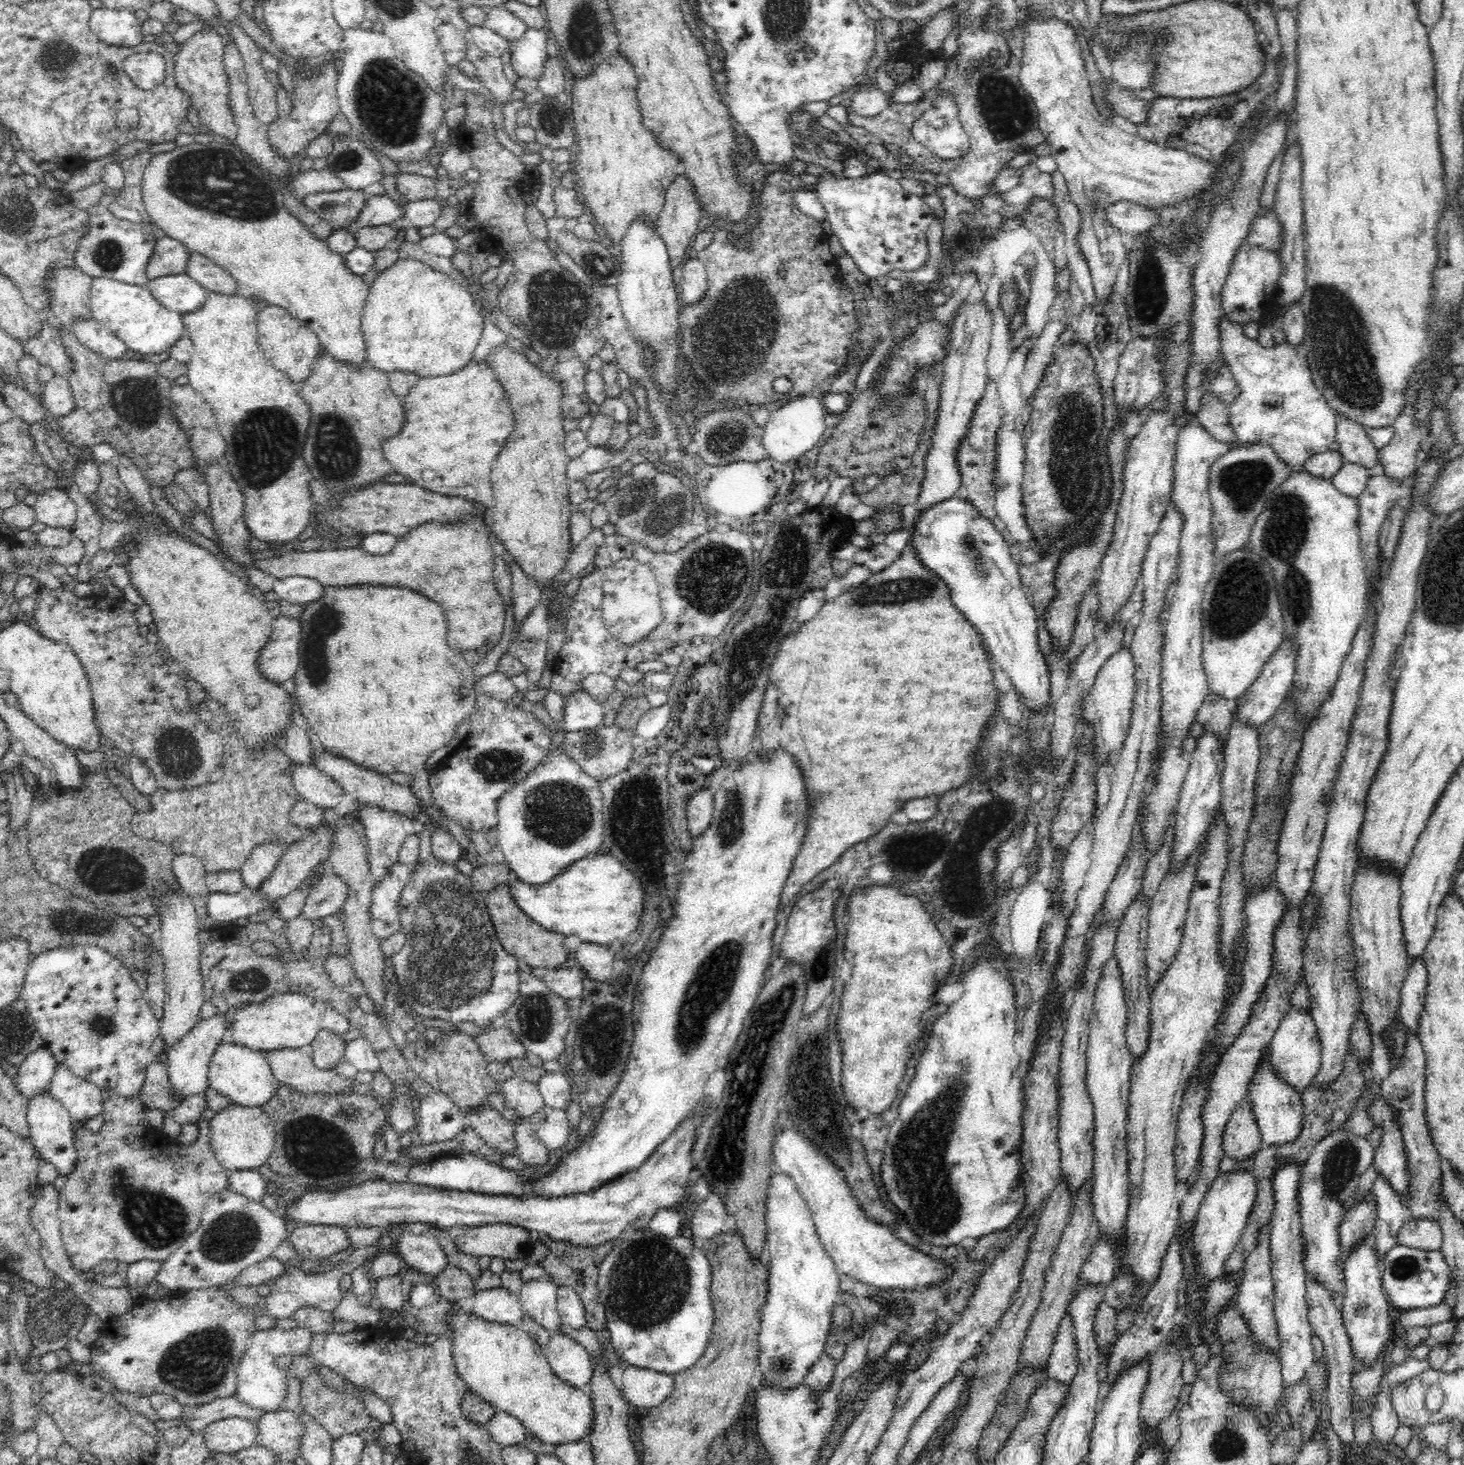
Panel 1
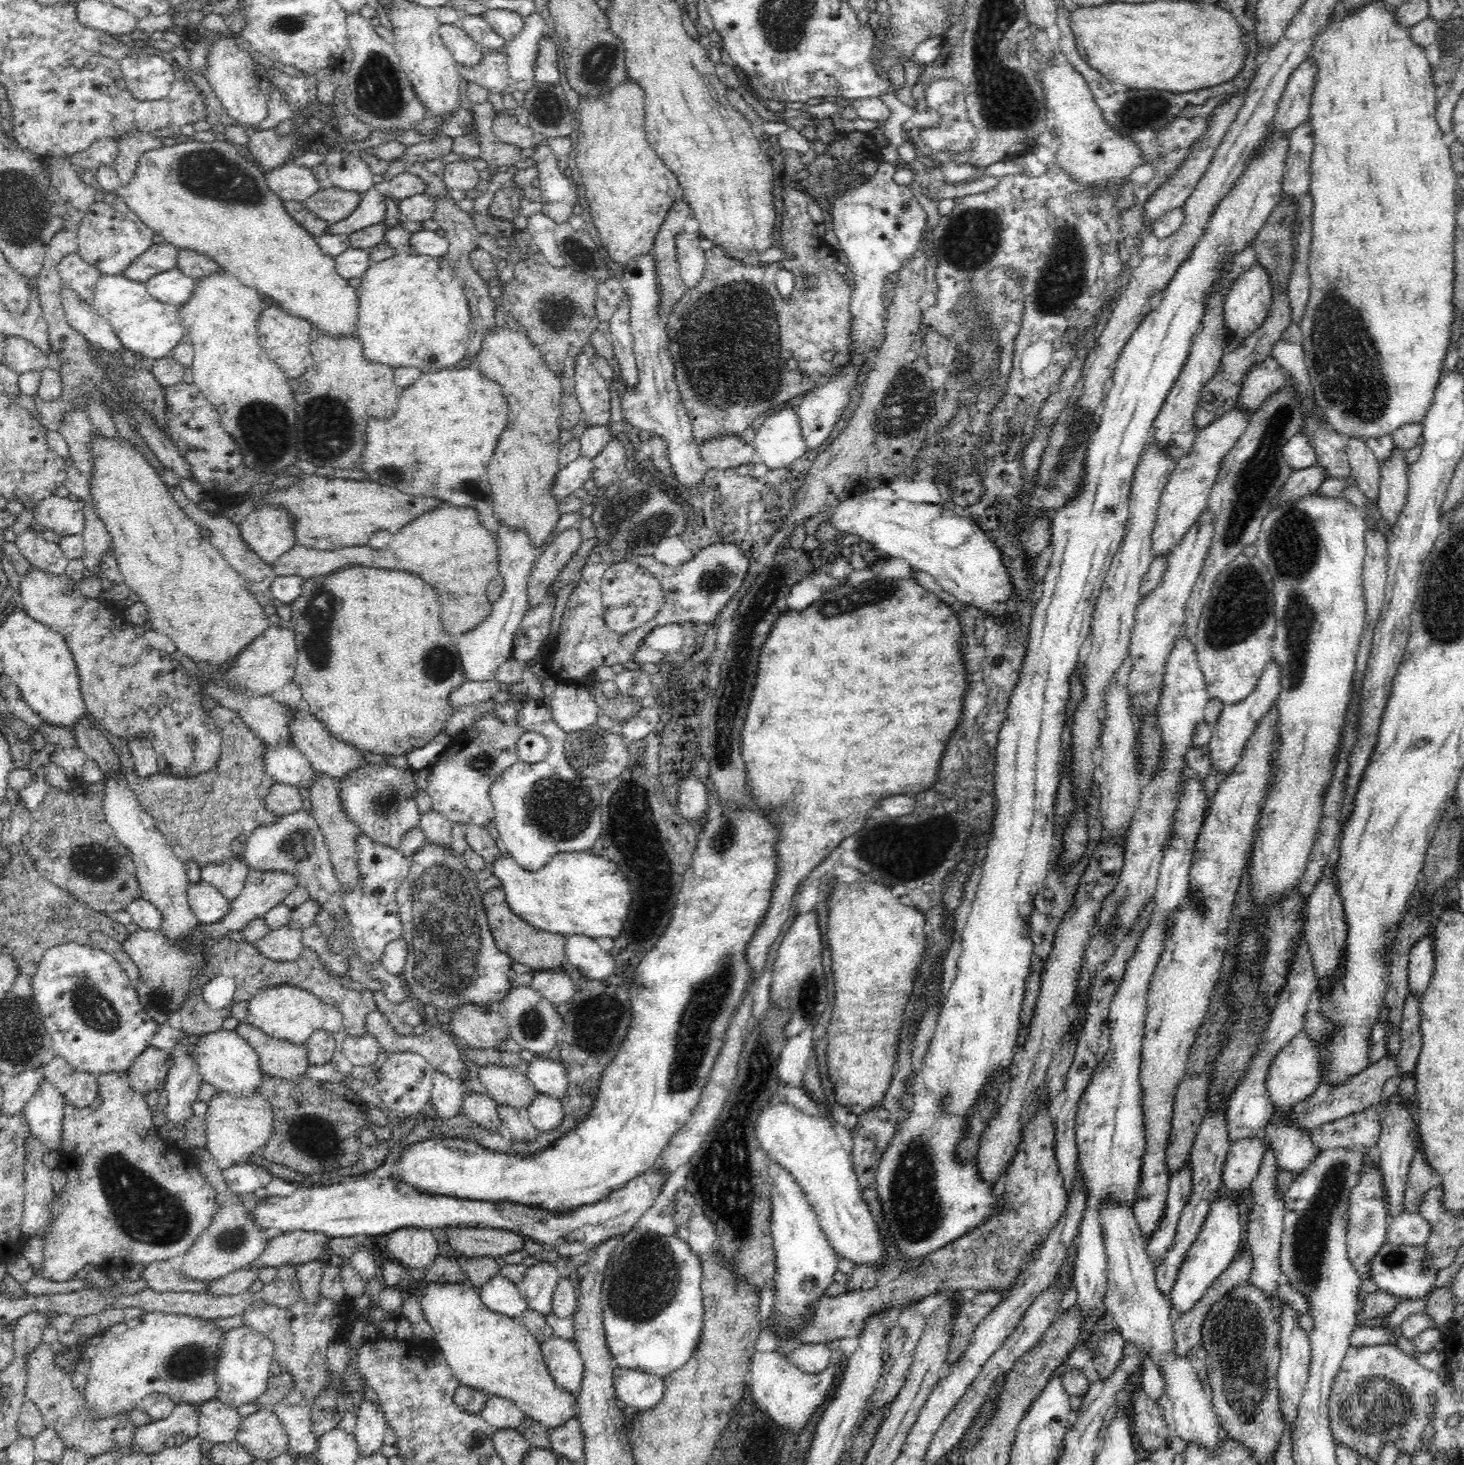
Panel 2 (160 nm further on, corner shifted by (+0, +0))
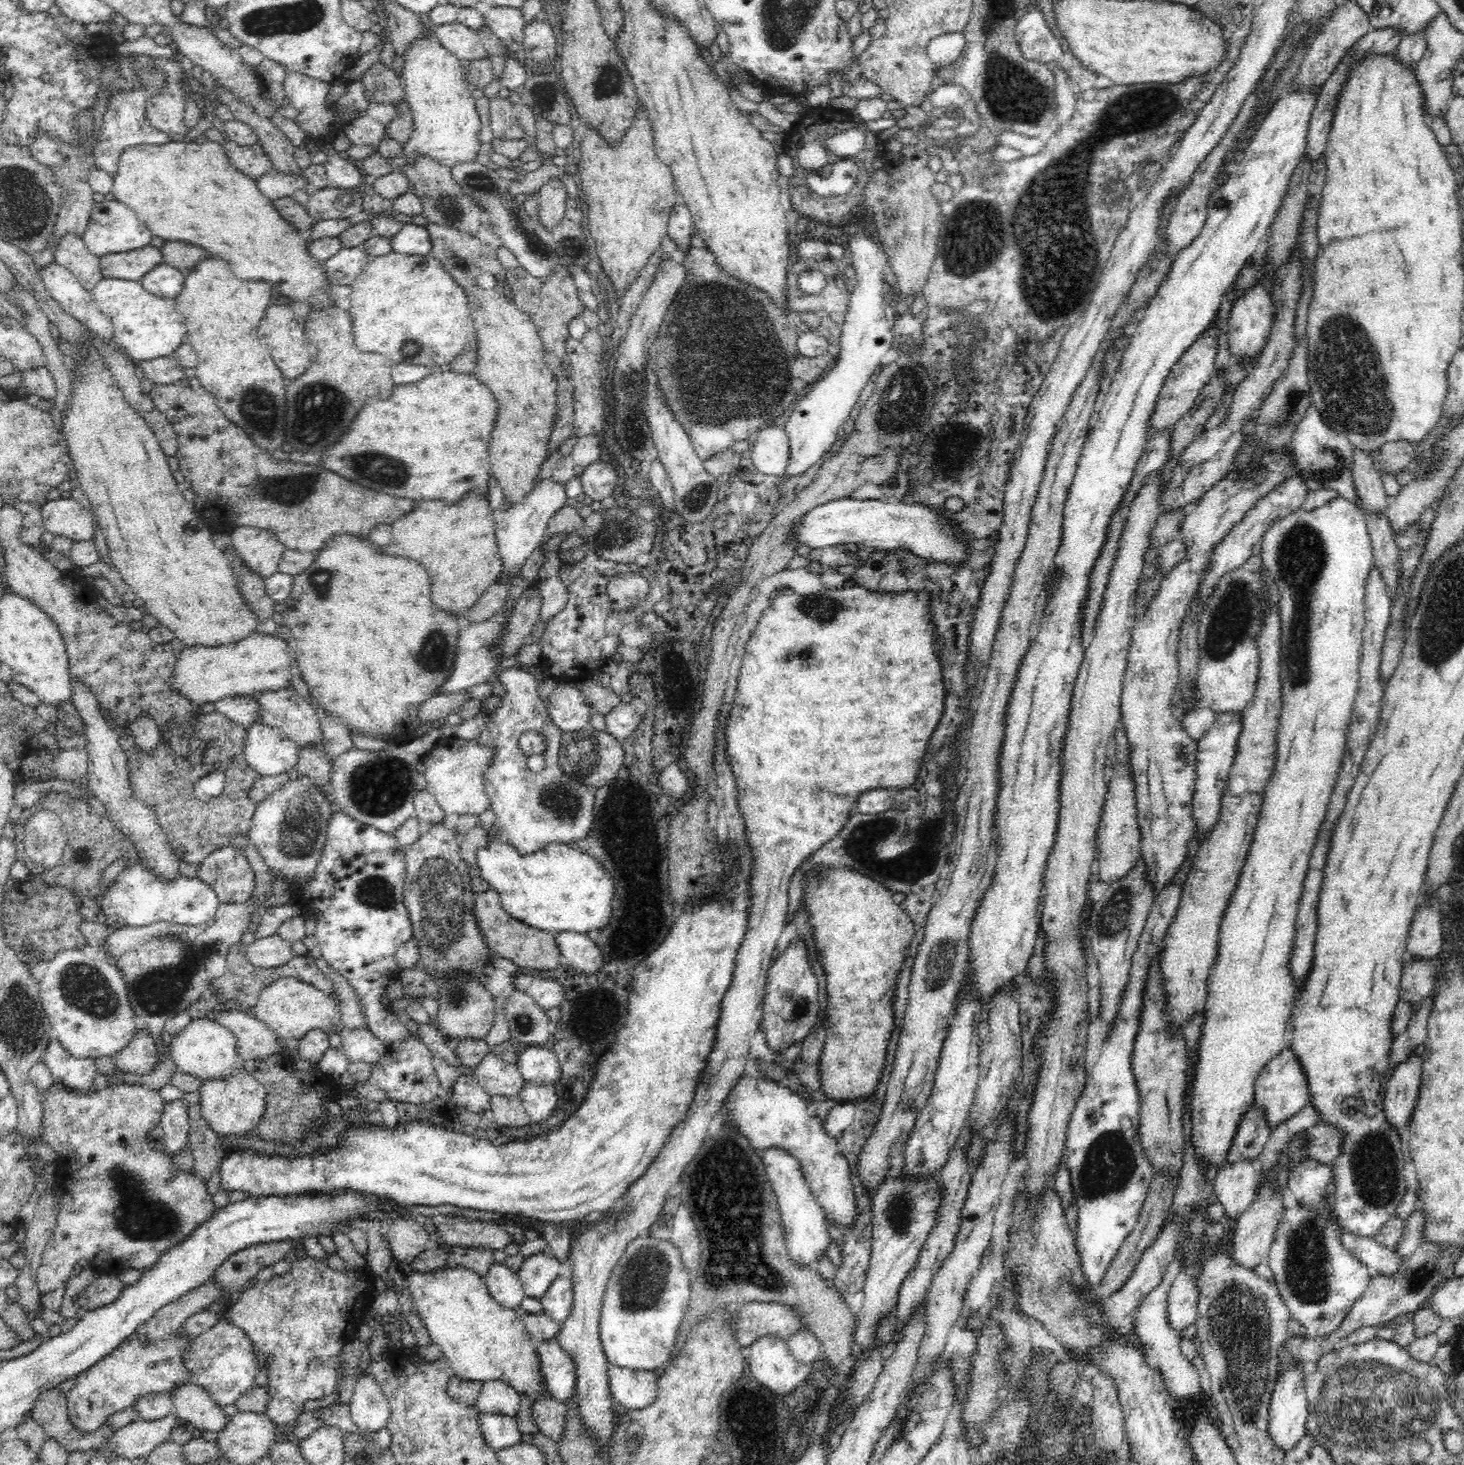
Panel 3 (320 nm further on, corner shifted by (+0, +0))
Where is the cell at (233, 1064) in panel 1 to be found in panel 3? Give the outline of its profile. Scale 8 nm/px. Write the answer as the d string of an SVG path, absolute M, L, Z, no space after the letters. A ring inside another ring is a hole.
M202 1016L189 1022L171 1038L170 1056L178 1071L200 1079L221 1079L233 1075L238 1063L236 1037L231 1030Z

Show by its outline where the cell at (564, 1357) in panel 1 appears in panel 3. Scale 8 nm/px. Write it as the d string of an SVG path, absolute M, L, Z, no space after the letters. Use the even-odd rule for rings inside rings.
M555 1338L545 1341L537 1352L545 1389L556 1400L565 1402L576 1391L574 1385L576 1365Z

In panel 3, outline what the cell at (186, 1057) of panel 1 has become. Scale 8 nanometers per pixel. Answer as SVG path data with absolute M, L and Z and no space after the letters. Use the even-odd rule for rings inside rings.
M175 1099L164 1104L159 1124L164 1131L162 1138L163 1153L172 1157L189 1144L189 1103L185 1100Z

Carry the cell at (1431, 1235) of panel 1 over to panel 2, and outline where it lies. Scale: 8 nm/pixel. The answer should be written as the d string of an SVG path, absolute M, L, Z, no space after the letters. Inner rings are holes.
M1419 1212L1404 1213L1388 1222L1386 1241L1394 1245L1423 1247L1428 1244L1432 1227Z

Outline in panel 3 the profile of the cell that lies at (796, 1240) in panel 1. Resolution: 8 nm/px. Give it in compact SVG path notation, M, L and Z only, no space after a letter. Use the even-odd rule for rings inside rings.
M780 1147L763 1150L761 1159L764 1161L767 1177L776 1193L781 1222L785 1231L786 1252L796 1265L815 1267L819 1258L826 1255L830 1245L830 1234L825 1211L818 1205L812 1191L804 1179L800 1169L800 1161L786 1153Z

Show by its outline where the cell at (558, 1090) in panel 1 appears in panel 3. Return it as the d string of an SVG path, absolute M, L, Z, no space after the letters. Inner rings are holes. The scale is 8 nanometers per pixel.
M549 1045L525 1046L518 1055L517 1065L527 1081L551 1085L560 1078L560 1062Z

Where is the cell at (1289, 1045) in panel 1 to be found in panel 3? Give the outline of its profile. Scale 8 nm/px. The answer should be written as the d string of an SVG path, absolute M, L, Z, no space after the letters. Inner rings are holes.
M1288 1046L1280 1050L1261 1070L1255 1084L1255 1105L1263 1110L1270 1129L1286 1122L1309 1104L1309 1088L1302 1065Z

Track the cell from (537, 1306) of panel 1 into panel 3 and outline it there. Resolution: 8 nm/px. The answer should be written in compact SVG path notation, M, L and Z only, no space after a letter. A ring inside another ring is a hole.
M543 1252L528 1256L520 1265L517 1276L521 1278L525 1294L530 1296L536 1304L556 1280L558 1266L560 1261Z

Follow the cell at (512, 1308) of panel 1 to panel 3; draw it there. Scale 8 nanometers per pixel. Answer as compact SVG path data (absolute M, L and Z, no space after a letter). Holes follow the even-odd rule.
M495 1261L492 1264L483 1280L492 1299L508 1309L518 1310L520 1303L527 1296L517 1272L500 1262Z

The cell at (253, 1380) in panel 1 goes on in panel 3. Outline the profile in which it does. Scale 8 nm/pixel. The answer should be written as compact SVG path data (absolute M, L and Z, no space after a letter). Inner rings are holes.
M227 1318L220 1319L211 1329L193 1338L192 1346L186 1354L186 1367L193 1382L200 1385L220 1406L235 1404L236 1399L244 1394L254 1382L258 1372L256 1351L249 1342L247 1334L234 1326Z

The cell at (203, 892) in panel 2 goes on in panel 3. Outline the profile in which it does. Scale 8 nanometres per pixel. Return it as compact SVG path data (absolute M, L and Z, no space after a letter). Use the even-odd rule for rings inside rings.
M140 862L125 866L99 903L106 926L123 924L137 927L153 925L158 921L200 926L216 914L220 904L215 890L202 880L180 875L174 878L174 882L161 882L153 870Z

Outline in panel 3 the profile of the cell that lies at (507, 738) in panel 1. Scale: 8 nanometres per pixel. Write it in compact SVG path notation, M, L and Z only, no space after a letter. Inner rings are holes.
M450 738L439 743L425 758L425 780L427 792L440 804L441 810L447 814L474 814L479 816L490 809L490 800L486 795L483 777L492 764L494 745L482 746L478 738L462 741Z

